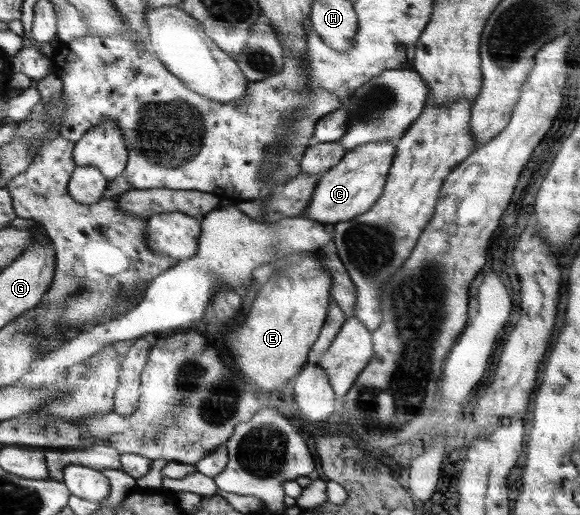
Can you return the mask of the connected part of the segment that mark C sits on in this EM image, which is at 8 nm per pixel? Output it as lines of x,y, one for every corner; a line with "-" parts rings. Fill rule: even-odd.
402,135
390,140
368,142
348,150
337,165
322,175
305,208
304,216
321,224
351,220
374,205
382,195
388,173

